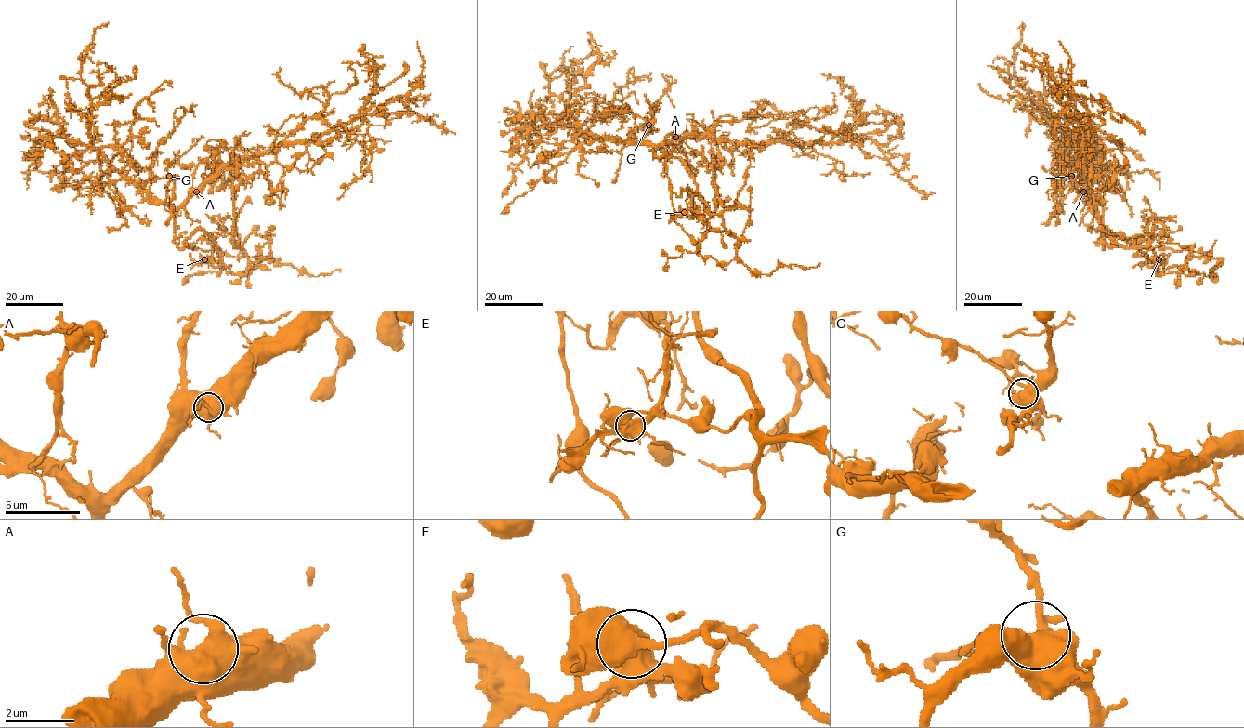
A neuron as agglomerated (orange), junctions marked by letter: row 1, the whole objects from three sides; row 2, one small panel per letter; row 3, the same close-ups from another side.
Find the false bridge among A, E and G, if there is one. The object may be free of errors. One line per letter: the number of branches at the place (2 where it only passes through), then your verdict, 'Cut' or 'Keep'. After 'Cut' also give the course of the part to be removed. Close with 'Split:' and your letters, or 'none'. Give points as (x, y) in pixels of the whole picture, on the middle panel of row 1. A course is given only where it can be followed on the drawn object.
A: Branches: 4. Keep
E: Branches: 4. Cut. Course of the part to remove: (685, 212), (690, 206), (692, 195), (687, 191), (687, 185)
G: Branches: 4. Keep
Split: E

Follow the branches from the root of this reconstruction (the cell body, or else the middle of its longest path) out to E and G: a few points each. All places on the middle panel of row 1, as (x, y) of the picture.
E: (682, 136), (664, 141), (654, 156), (665, 158), (677, 197), (691, 193), (685, 212)
G: (682, 136), (657, 145), (648, 143), (642, 138), (648, 125)

